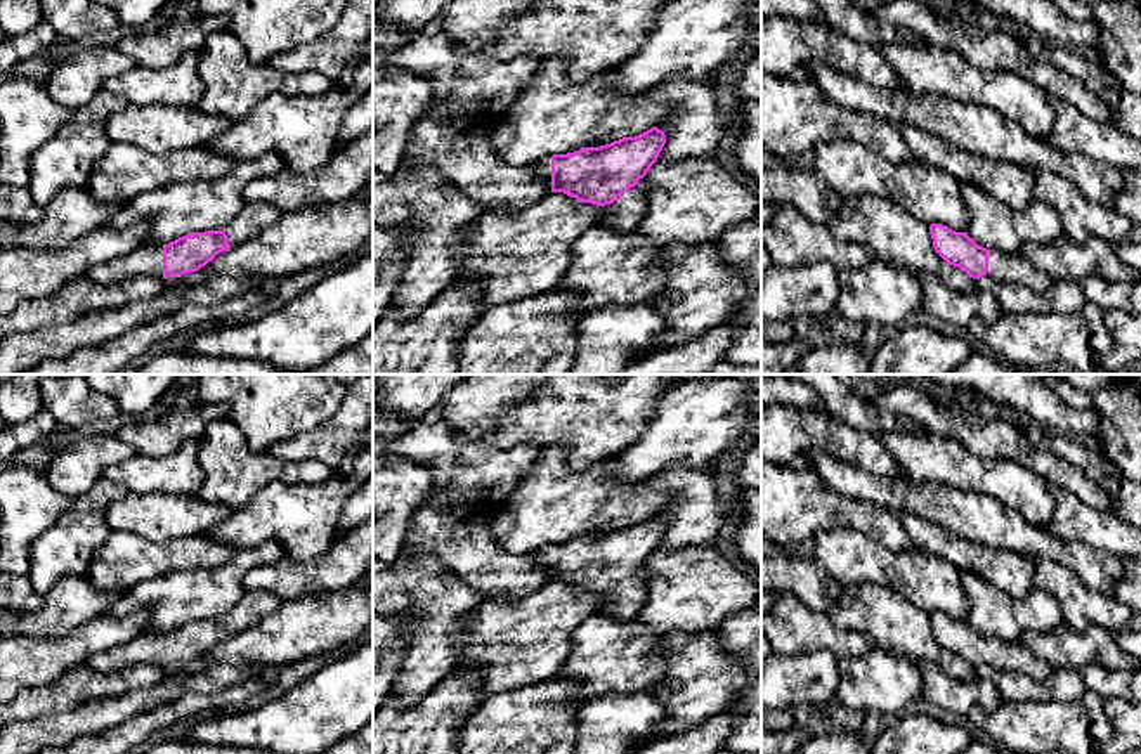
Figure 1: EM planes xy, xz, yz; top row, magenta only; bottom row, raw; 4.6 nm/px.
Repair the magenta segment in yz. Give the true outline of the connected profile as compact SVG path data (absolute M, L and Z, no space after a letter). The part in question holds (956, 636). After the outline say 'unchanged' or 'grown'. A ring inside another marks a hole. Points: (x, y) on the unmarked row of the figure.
M931 612L929 622L935 640L973 667L988 664L995 669L1023 673L1033 679L1044 679L1053 671L1021 641L987 638L978 634L968 621L955 621L942 612Z; grown

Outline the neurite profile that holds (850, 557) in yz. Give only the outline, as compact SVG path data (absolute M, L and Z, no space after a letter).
M857 529L817 530L812 555L841 586L877 582L926 612L968 621L959 570L926 551L891 551Z

